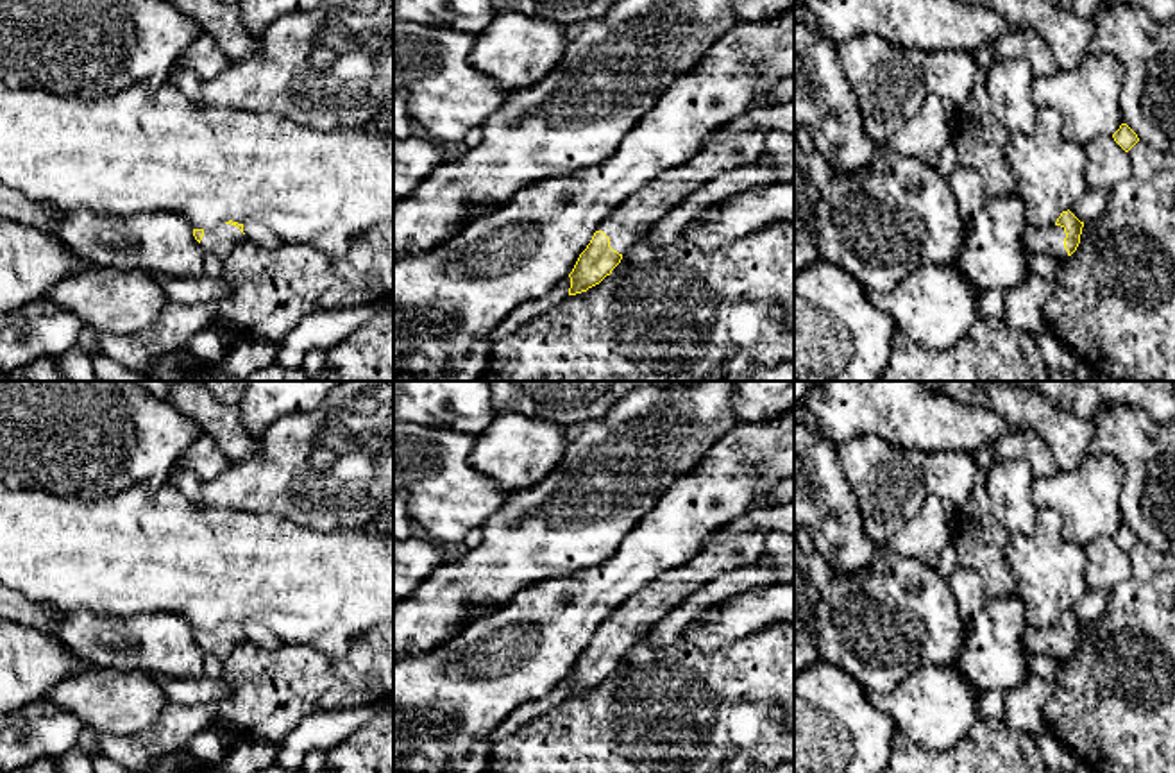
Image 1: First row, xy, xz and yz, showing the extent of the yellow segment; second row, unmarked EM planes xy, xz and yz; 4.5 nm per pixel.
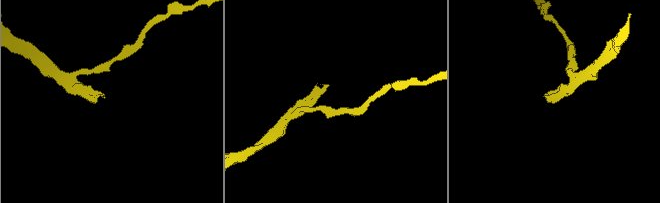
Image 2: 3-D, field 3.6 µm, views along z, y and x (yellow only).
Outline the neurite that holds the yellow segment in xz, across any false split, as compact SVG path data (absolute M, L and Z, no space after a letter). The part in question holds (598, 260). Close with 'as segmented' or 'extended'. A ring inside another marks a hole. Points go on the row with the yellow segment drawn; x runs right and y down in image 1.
M794 77L778 82L771 91L757 97L748 115L723 127L723 136L705 145L696 159L664 170L624 200L601 224L587 249L579 254L569 274L569 295L587 292L599 285L656 220L681 204L699 186L712 181L721 170L757 163L764 156L765 140L749 127L749 120L790 100L794 100Z; extended

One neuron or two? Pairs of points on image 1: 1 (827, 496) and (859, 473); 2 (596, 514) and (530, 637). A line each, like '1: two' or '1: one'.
1: two
2: two

